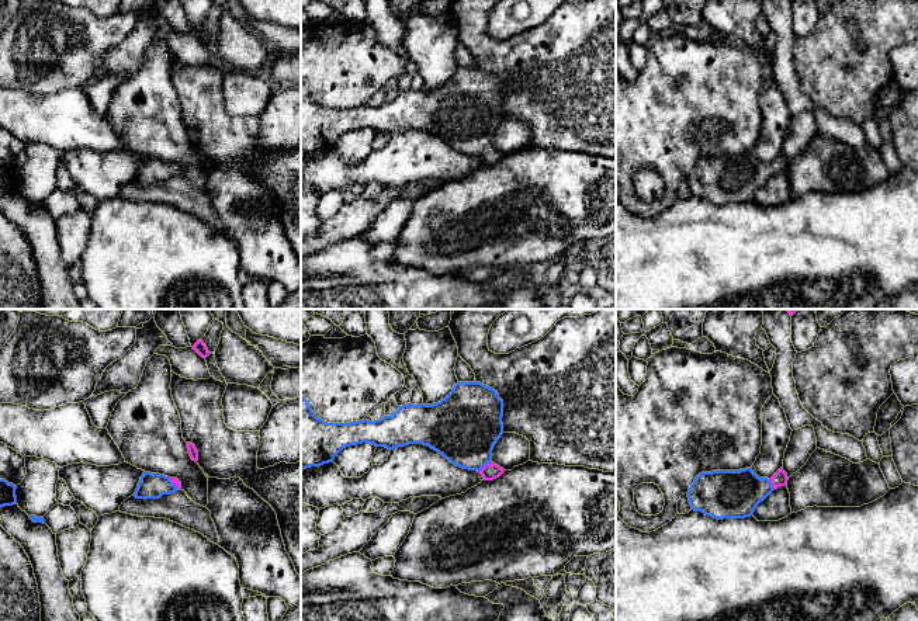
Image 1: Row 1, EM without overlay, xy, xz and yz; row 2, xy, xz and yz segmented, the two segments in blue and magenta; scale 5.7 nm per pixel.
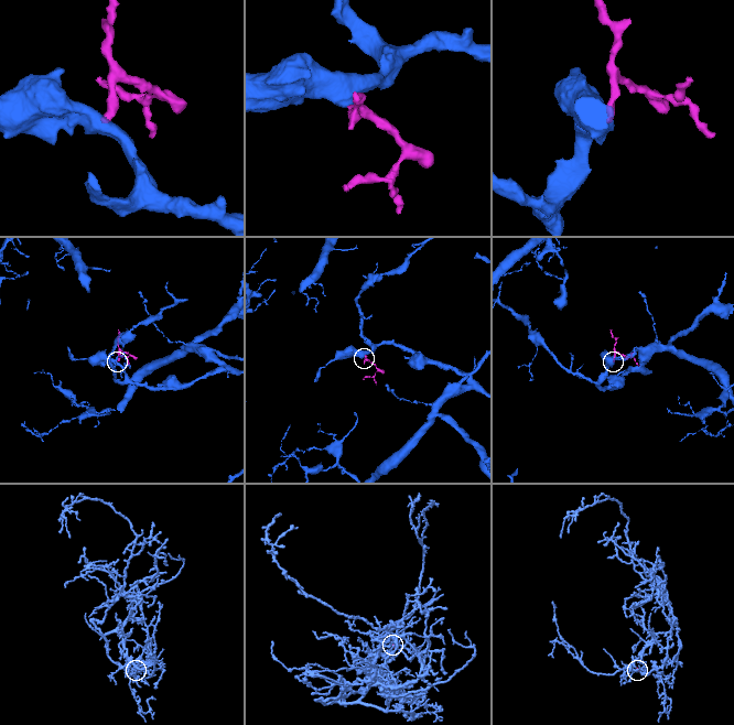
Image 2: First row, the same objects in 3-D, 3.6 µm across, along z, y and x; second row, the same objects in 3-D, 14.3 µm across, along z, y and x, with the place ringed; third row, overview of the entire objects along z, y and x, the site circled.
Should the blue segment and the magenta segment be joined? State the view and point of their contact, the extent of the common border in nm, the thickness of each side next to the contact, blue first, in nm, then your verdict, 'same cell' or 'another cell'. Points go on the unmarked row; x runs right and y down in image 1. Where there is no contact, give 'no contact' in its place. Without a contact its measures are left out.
meets blue in xz at (484, 151); contact 100 nm long; 400 nm thick on the blue side, 90 nm on the other; same cell

